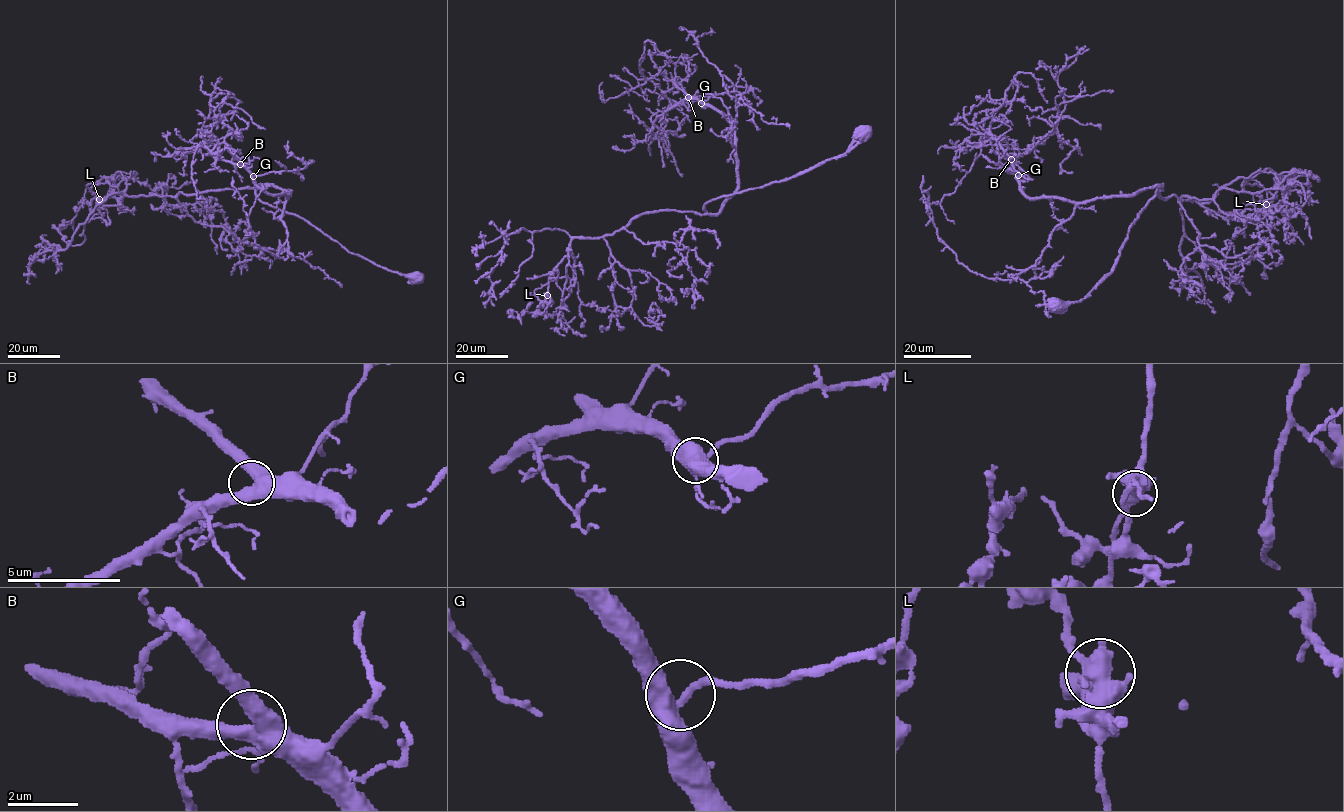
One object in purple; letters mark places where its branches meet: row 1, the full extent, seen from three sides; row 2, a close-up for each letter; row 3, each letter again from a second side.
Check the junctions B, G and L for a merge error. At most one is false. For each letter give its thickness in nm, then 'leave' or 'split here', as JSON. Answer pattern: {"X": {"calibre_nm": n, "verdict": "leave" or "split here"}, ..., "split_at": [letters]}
{"B": {"calibre_nm": 500, "verdict": "leave"}, "G": {"calibre_nm": 320, "verdict": "leave"}, "L": {"calibre_nm": 600, "verdict": "split here"}, "split_at": ["L"]}

